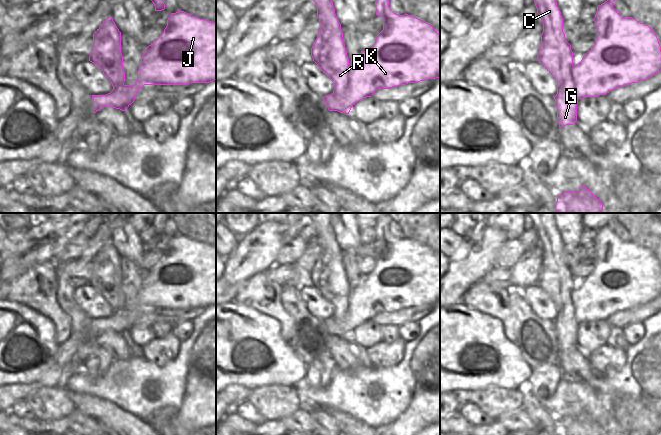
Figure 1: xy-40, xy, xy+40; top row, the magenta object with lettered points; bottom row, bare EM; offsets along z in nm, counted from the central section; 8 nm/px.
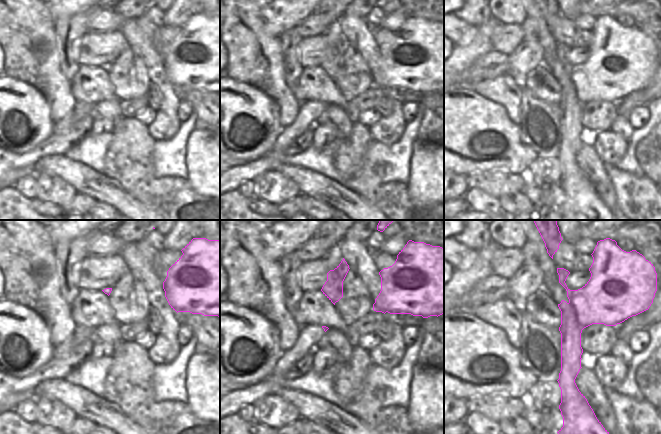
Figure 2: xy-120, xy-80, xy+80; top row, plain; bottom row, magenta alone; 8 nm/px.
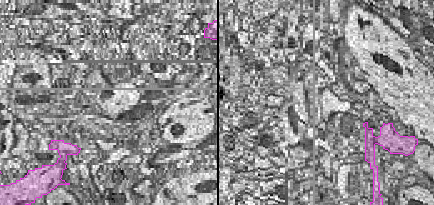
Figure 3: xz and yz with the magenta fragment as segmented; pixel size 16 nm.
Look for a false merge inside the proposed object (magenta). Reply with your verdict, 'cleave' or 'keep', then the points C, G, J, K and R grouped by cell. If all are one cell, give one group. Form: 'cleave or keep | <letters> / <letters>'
cleave | C G R / J K

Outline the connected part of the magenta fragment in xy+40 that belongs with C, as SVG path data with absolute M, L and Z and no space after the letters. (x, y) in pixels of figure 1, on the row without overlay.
M526 213L532 220L537 237L543 246L541 268L537 278L539 287L557 306L554 321L559 352L577 345L577 326L571 292L573 276L563 256L563 242L553 213Z

